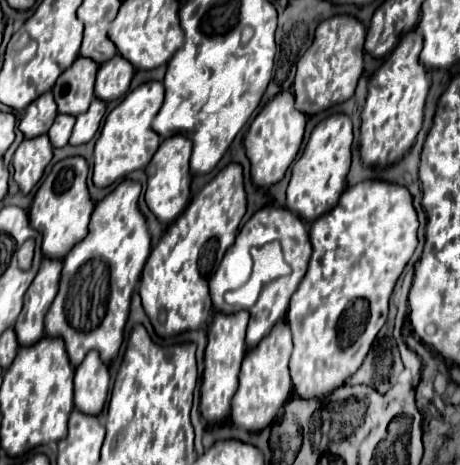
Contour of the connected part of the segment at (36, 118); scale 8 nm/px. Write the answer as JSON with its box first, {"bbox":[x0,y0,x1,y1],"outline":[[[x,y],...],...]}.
{"bbox":[19,92,57,138],"outline":[[[45,92],[27,106],[27,110],[19,122],[19,130],[25,134],[25,138],[35,138],[39,134],[47,134],[55,116],[57,116],[57,104],[53,100],[53,94]]]}

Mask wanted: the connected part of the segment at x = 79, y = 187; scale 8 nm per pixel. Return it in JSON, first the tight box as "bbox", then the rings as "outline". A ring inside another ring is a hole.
{"bbox":[29,156,93,258],"outline":[[[71,156],[57,162],[33,198],[29,220],[43,236],[43,254],[47,258],[65,258],[65,254],[87,236],[87,226],[93,212],[93,202],[87,190],[87,170],[87,162],[81,156]]]}

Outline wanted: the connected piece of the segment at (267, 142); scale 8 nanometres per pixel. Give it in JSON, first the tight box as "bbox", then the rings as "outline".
{"bbox":[243,92,307,186],"outline":[[[279,92],[255,116],[255,120],[251,122],[245,134],[243,144],[247,150],[247,158],[251,160],[251,178],[257,186],[271,186],[283,178],[285,170],[295,160],[301,148],[305,124],[307,124],[307,118],[303,112],[295,110],[295,98],[291,92]]]}

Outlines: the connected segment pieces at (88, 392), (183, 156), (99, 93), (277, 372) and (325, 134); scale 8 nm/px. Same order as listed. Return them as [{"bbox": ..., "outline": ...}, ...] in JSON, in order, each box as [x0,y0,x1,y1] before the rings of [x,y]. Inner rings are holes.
[{"bbox":[75,350,109,416],"outline":[[[91,350],[87,358],[75,368],[75,408],[83,414],[97,416],[107,400],[109,370],[99,354]]]},{"bbox":[145,134,191,224],"outline":[[[175,134],[171,138],[165,138],[161,146],[157,148],[151,164],[149,164],[149,178],[147,178],[147,192],[145,202],[149,210],[157,216],[161,224],[171,224],[187,206],[189,202],[189,184],[191,184],[191,172],[189,172],[189,156],[191,156],[191,140],[183,134]]]},{"bbox":[95,54,135,102],"outline":[[[119,54],[115,58],[107,60],[97,70],[95,96],[105,100],[105,102],[121,98],[129,90],[133,72],[135,72],[133,66],[123,56],[119,56]]]},{"bbox":[231,320,293,432],"outline":[[[285,320],[277,322],[273,330],[259,342],[259,346],[251,348],[243,358],[241,374],[239,374],[239,388],[235,398],[231,400],[231,420],[235,426],[245,428],[249,432],[259,432],[273,422],[279,408],[291,396],[293,384],[289,378],[289,356],[291,356],[291,330]]]},{"bbox":[287,114,353,222],"outline":[[[333,114],[315,126],[303,154],[293,162],[291,168],[291,180],[287,186],[287,208],[293,214],[301,216],[305,222],[313,222],[337,204],[341,192],[345,190],[345,178],[351,166],[351,144],[353,132],[349,116]]]}]

